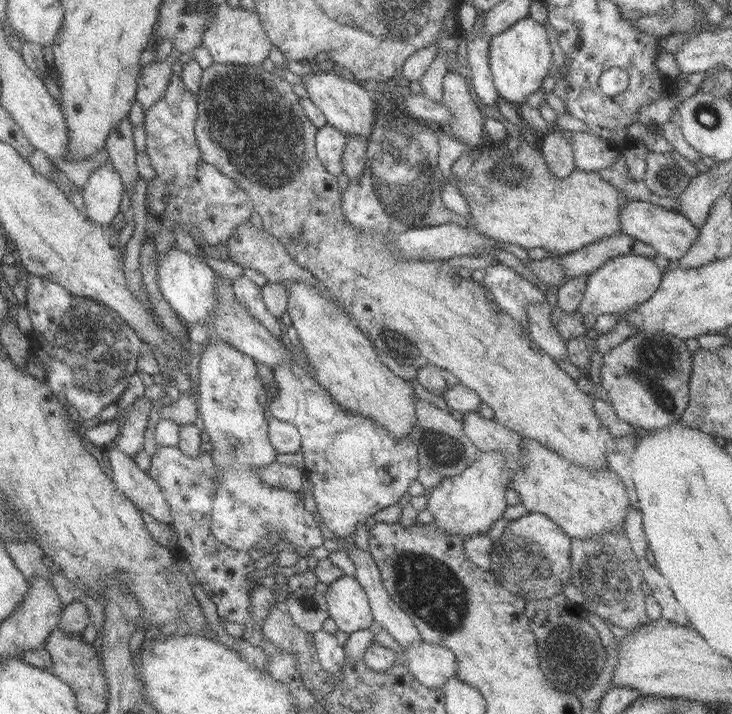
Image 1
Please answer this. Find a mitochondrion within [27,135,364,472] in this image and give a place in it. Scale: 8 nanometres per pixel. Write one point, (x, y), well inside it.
(92, 352)

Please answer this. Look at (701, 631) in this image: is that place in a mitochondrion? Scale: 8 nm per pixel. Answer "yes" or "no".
no

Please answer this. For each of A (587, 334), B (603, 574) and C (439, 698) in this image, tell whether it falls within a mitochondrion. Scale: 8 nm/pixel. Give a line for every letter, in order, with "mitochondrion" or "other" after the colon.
A: other
B: mitochondrion
C: other

